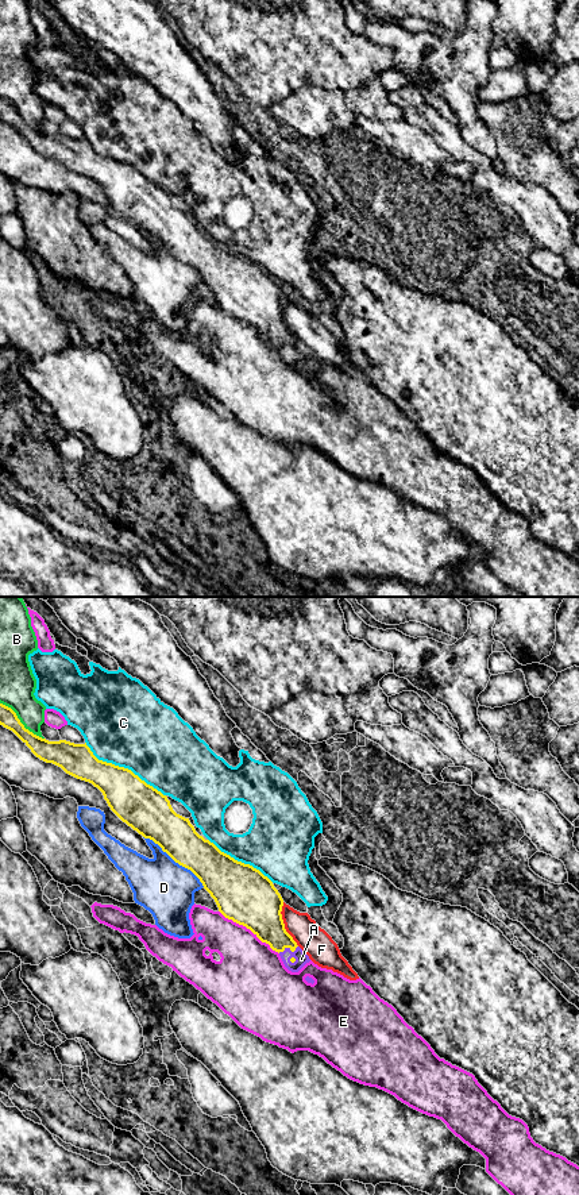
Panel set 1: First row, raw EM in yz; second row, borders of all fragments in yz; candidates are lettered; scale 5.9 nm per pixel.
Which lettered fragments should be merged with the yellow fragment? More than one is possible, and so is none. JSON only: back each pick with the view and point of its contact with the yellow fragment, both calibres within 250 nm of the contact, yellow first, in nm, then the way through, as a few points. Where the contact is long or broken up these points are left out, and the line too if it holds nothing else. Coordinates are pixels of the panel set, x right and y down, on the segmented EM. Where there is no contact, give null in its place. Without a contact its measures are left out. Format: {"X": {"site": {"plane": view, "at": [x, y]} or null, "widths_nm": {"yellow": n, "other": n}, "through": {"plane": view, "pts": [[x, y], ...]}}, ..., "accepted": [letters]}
{"A": {"site": {"plane": "yz", "at": [288, 947]}, "widths_nm": {"yellow": 220, "other": 80}}, "accepted": ["A"]}

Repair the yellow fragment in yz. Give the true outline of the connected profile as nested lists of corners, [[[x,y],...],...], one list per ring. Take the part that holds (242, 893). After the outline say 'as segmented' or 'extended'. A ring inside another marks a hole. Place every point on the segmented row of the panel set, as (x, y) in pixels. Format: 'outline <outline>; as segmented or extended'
outline [[[3,703],[0,725],[12,731],[40,760],[97,787],[123,822],[190,870],[215,899],[219,911],[269,944],[289,971],[298,972],[310,961],[285,929],[283,899],[273,882],[200,836],[189,818],[173,810],[166,795],[131,770],[99,760],[86,743],[49,741],[34,735]]]; extended

